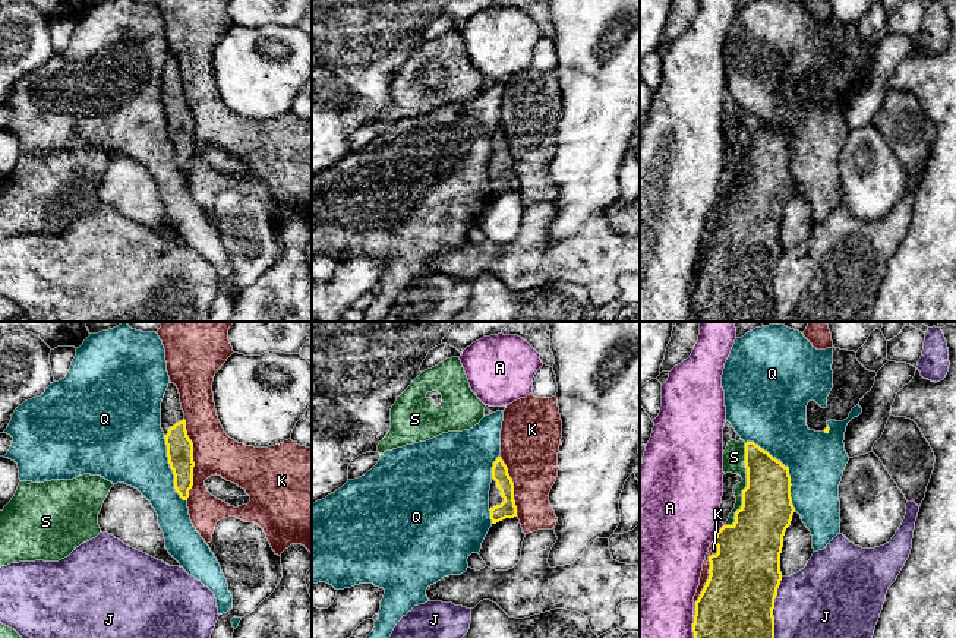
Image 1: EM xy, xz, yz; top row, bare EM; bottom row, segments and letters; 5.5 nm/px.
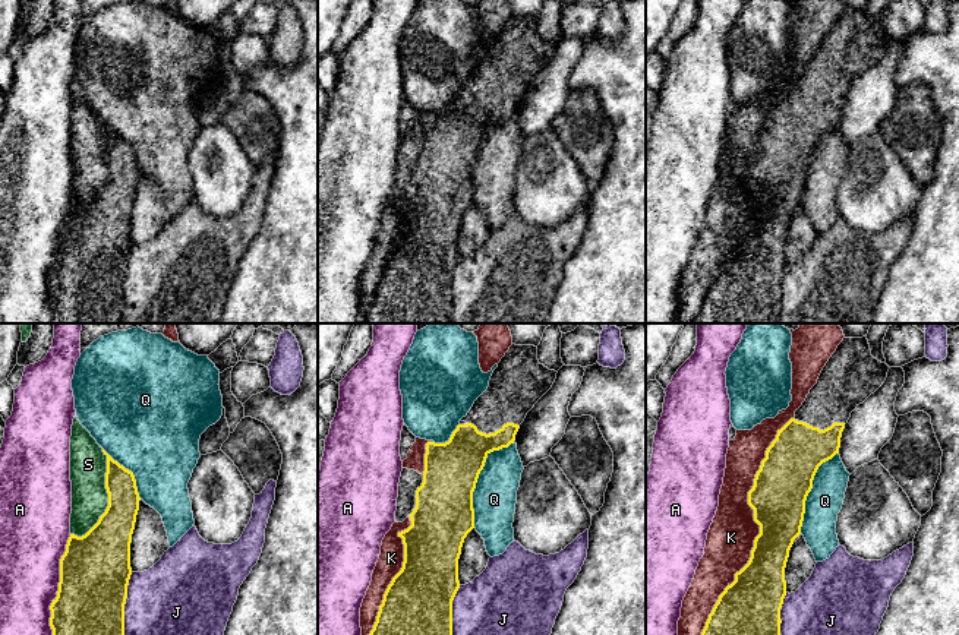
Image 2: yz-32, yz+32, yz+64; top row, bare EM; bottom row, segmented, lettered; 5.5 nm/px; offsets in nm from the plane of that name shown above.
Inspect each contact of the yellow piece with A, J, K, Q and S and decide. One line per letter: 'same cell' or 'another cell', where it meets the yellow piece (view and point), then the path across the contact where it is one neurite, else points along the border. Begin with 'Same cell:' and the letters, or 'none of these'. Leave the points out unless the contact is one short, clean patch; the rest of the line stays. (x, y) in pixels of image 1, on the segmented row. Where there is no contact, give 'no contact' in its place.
Same cell: none of these
A: another cell; meets yellow in yz at (693, 627)
J: another cell; meets yellow in yz at (773, 608)
K: another cell; meets yellow in xy at (192, 460)
Q: another cell; meets yellow in yz at (788, 468)
S: another cell; meets yellow in yz at (745, 488)

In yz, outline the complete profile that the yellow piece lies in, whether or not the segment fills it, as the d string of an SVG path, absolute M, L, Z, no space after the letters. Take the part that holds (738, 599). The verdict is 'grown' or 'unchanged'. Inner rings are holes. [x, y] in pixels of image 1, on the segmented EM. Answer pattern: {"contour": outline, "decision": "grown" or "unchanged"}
{"contour": "M754 442L745 443L747 487L735 522L714 537L717 553L709 556L709 579L695 601L694 638L774 638L774 598L782 581L783 536L795 508L789 468Z", "decision": "unchanged"}

